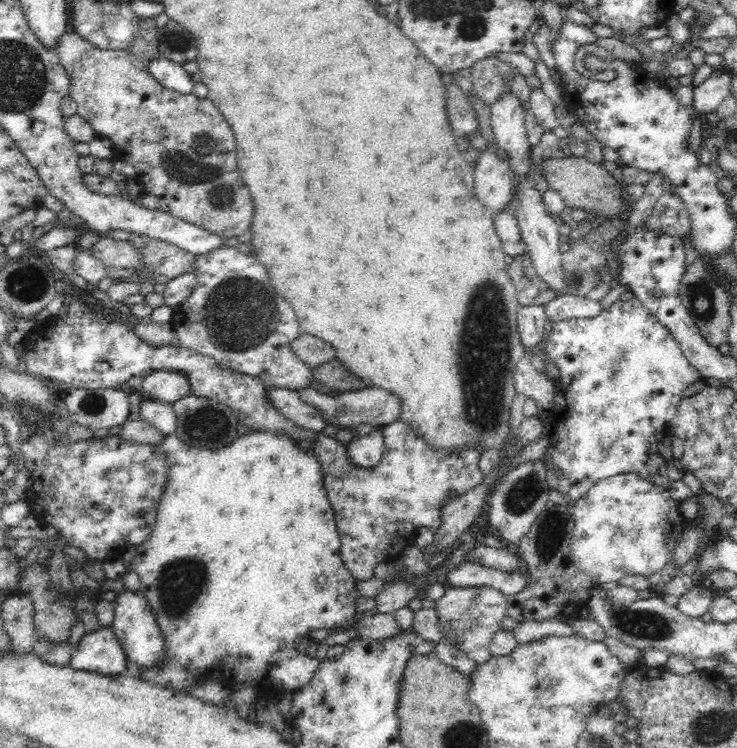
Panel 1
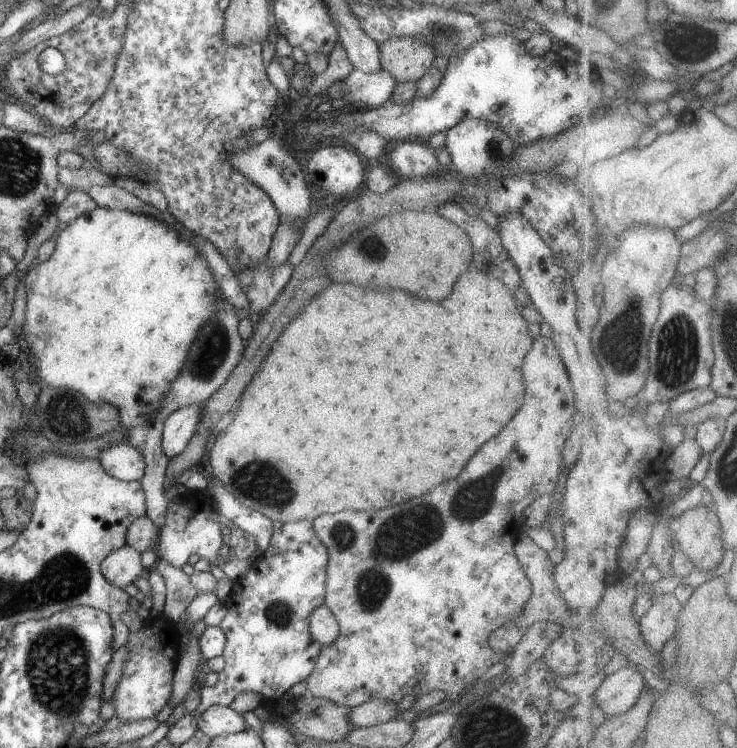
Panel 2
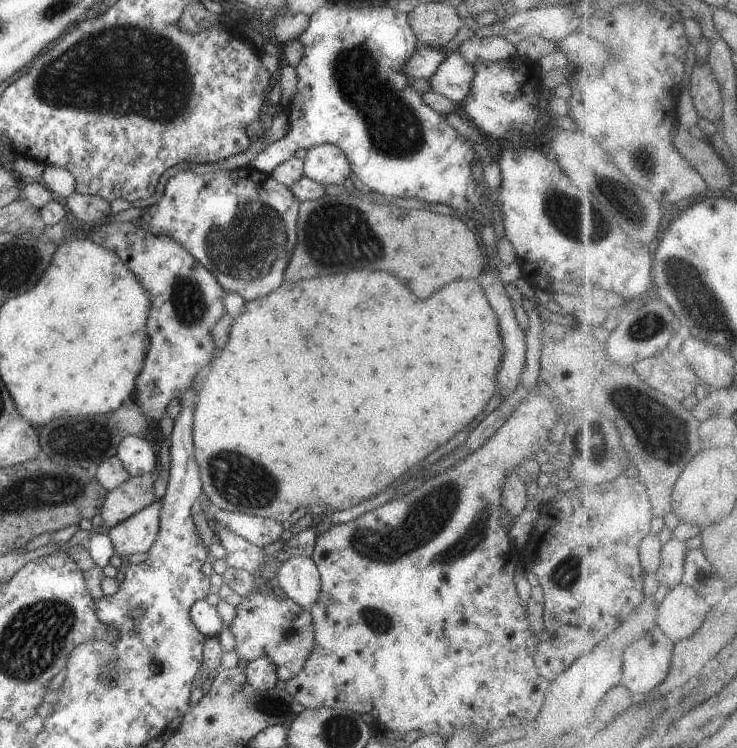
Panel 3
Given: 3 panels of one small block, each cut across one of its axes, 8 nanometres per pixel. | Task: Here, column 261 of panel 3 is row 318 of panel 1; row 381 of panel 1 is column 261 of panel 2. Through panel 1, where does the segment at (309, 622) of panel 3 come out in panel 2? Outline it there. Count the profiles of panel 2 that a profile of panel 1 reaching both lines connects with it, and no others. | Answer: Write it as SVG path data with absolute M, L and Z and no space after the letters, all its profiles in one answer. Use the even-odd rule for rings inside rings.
M304 520L296 523L284 523L282 528L274 530L268 548L264 550L264 553L261 554L261 557L256 558L256 560L252 562L251 568L248 570L248 572L246 572L246 574L244 574L243 578L238 578L237 580L233 581L232 591L226 600L223 601L224 606L227 607L228 613L219 626L224 632L227 641L222 654L225 661L225 668L218 674L219 680L214 687L198 687L198 693L201 695L201 702L198 706L198 710L200 710L201 713L204 713L209 707L212 707L213 705L229 707L232 701L241 692L252 692L254 694L259 694L262 696L264 703L276 703L285 696L286 692L292 686L308 679L308 676L310 676L312 670L315 668L317 656L320 655L321 650L318 643L314 641L314 638L310 635L308 618L316 608L319 608L324 603L324 596L326 593L325 581L327 578L328 562L328 550L317 538L317 535L313 530L313 525L310 521Z

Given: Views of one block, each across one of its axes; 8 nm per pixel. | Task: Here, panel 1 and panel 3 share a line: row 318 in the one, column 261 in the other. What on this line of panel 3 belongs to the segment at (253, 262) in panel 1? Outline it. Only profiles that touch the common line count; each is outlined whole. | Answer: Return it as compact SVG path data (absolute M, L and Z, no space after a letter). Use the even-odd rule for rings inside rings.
M249 166L232 171L216 170L204 175L195 174L192 171L181 171L168 180L168 184L166 184L164 192L162 192L160 202L149 206L148 210L146 209L146 212L137 220L138 226L144 228L144 230L150 230L150 234L170 236L170 238L174 238L178 244L182 244L182 246L216 278L216 281L225 292L230 292L230 294L236 292L236 294L240 294L244 300L250 301L270 294L274 288L278 288L278 286L284 282L284 272L286 272L290 258L292 258L292 252L294 252L294 248L296 248L297 244L297 221L300 204L301 201L290 192L288 187L278 183L271 175L262 174L262 172L253 170Z

